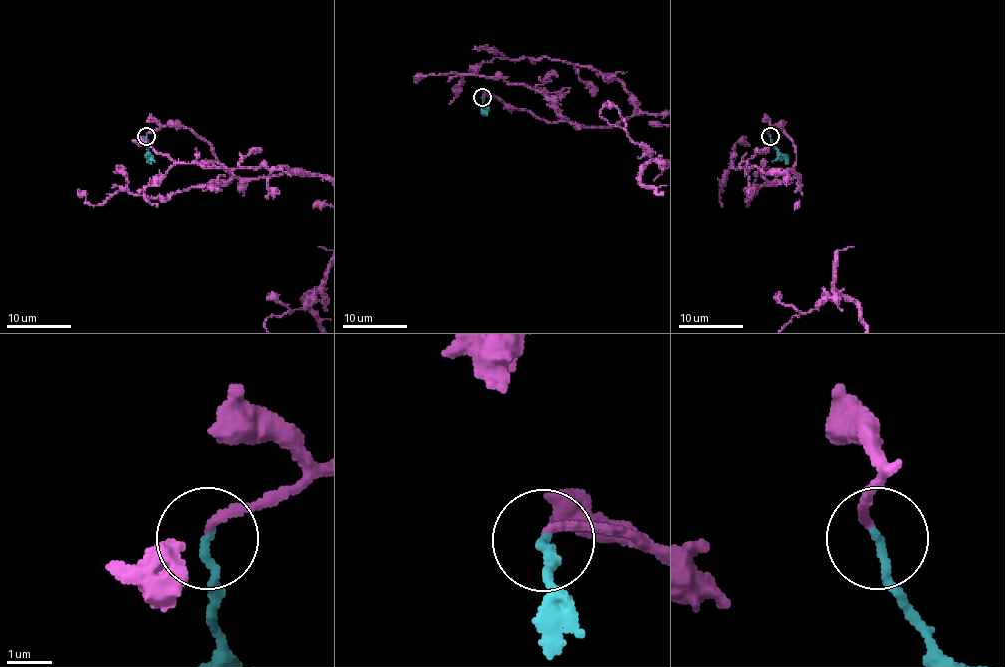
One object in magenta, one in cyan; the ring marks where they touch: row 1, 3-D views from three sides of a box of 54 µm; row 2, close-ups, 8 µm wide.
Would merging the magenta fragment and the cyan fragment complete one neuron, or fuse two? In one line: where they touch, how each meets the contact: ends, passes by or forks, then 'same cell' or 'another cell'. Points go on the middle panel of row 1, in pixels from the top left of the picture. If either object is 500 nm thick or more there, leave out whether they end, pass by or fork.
at (482, 97); magenta ends there; cyan ends there; same cell

